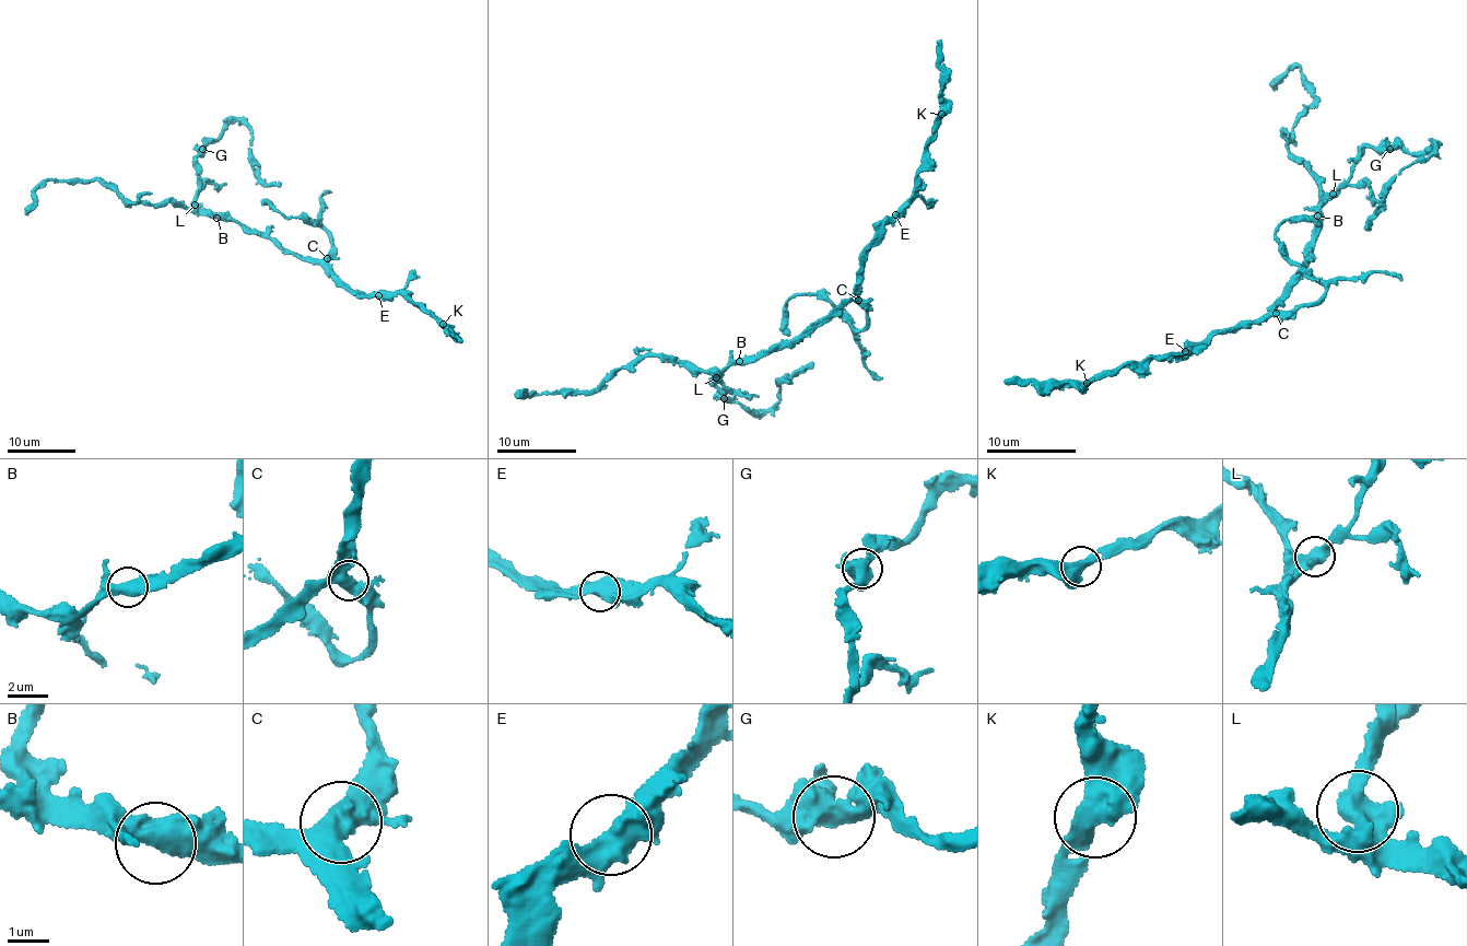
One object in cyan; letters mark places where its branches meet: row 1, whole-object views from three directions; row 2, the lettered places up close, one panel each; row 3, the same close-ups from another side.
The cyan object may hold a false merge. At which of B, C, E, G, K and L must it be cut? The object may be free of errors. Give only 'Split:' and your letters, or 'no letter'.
Split: no letter

